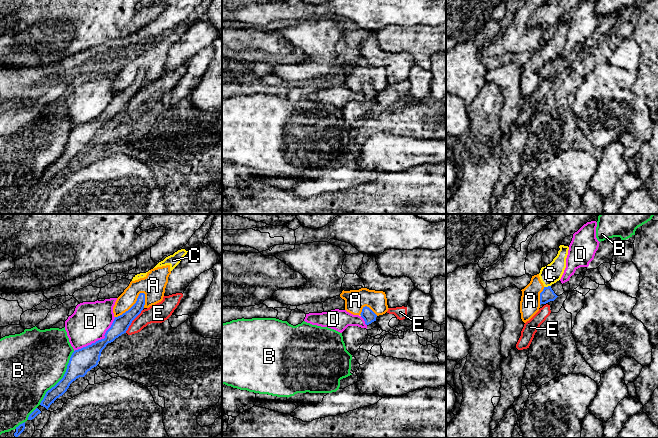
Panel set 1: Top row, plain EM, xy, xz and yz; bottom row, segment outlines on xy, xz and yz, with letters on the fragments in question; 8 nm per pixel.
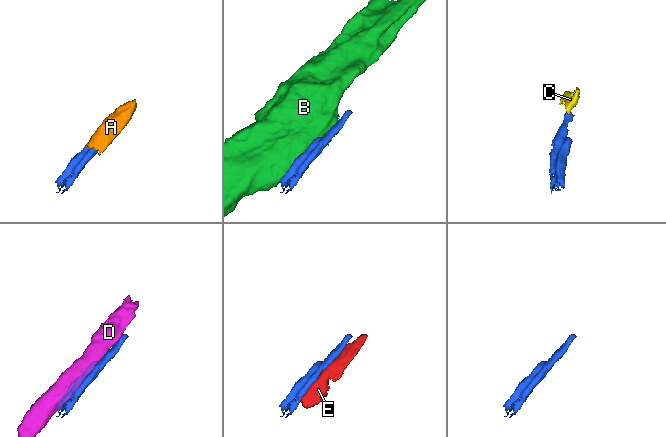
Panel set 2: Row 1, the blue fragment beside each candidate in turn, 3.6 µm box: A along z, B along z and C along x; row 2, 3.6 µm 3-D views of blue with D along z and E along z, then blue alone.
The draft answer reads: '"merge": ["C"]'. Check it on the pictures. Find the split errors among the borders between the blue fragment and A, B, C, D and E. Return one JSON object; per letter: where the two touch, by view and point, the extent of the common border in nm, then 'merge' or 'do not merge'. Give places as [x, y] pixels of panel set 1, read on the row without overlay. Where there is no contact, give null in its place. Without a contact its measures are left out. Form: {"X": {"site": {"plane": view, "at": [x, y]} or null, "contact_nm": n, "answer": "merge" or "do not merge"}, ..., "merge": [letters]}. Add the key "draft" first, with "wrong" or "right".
{"draft": "wrong", "A": {"site": {"plane": "xy", "at": [133, 81]}, "contact_nm": 320, "answer": "do not merge"}, "B": {"site": {"plane": "xy", "at": [62, 154]}, "contact_nm": 500, "answer": "do not merge"}, "C": {"site": {"plane": "yz", "at": [548, 62]}, "contact_nm": 60, "answer": "do not merge"}, "D": {"site": {"plane": "xy", "at": [99, 116]}, "contact_nm": 440, "answer": "do not merge"}, "E": {"site": {"plane": "xy", "at": [132, 96]}, "contact_nm": 240, "answer": "do not merge"}, "merge": []}

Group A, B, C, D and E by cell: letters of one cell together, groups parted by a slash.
A C / B / D / E

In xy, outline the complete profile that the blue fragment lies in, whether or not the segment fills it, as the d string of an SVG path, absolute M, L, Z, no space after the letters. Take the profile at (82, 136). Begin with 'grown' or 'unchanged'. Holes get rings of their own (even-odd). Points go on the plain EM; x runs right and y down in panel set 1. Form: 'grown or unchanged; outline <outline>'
unchanged; outline M140 69L136 79L122 91L115 93L111 103L106 107L105 114L86 123L75 126L69 136L63 154L48 166L40 181L47 186L54 177L62 172L70 160L98 141L102 126L108 119L126 109L132 97L141 89L145 81L145 70Z

